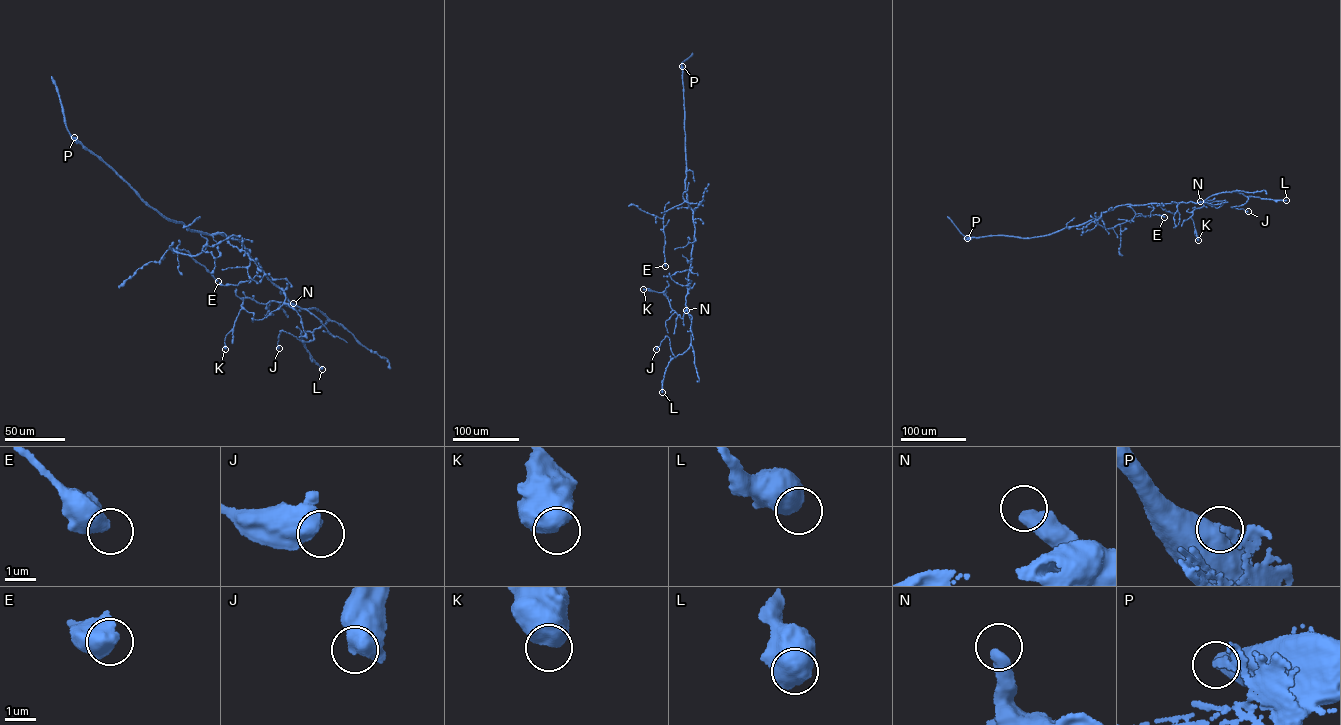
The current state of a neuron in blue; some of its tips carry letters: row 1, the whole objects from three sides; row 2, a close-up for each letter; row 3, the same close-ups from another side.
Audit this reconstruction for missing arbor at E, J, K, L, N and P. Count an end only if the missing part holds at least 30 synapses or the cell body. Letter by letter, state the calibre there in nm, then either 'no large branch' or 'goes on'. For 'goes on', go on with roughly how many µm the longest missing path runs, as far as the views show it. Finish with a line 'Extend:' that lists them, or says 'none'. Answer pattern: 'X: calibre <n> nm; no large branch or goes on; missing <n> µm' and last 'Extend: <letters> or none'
E: calibre 600 nm; no large branch
J: calibre 480 nm; no large branch
K: calibre 800 nm; no large branch
L: calibre 700 nm; no large branch
N: calibre 480 nm; no large branch
P: calibre 150 nm; no large branch
Extend: none

